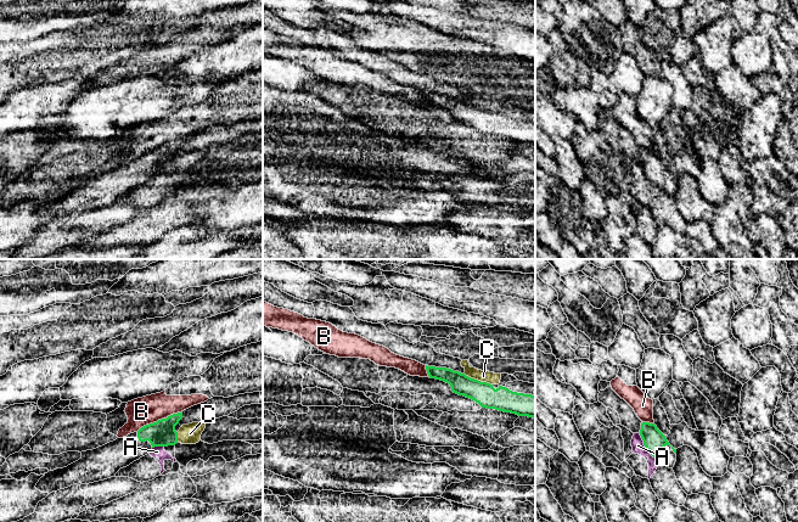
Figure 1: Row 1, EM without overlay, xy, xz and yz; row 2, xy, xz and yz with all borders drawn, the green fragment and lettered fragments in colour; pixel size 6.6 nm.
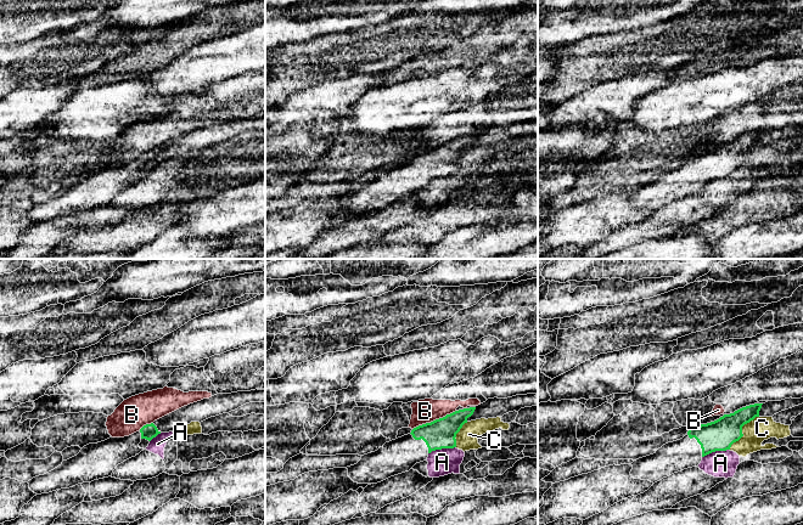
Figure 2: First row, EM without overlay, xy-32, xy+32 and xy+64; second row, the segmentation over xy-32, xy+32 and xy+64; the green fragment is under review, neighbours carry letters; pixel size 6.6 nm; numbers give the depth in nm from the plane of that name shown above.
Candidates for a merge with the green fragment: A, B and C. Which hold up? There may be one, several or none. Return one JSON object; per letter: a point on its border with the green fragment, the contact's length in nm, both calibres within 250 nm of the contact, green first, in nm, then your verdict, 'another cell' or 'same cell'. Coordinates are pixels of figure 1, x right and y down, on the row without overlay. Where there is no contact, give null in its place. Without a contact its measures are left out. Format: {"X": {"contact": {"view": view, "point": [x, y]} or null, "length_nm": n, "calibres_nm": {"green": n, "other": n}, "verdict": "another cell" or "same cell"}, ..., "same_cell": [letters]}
{"A": {"contact": {"view": "yz", "point": [644, 172]}, "length_nm": 200, "calibres_nm": {"green": 140, "other": 80}, "verdict": "another cell"}, "B": {"contact": {"view": "xy", "point": [158, 147]}, "length_nm": 320, "calibres_nm": {"green": 180, "other": 190}, "verdict": "another cell"}, "C": {"contact": {"view": "xz", "point": [477, 107]}, "length_nm": 200, "calibres_nm": {"green": 160, "other": 80}, "verdict": "another cell"}, "same_cell": []}

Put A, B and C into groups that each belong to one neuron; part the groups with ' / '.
A C / B

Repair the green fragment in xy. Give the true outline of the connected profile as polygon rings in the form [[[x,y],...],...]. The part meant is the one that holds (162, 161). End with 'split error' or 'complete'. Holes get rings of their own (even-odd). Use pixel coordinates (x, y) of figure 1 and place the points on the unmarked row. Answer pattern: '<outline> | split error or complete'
[[[182,140],[141,155],[137,159],[117,165],[102,174],[82,179],[82,185],[63,196],[45,201],[35,215],[43,220],[52,220],[73,212],[89,212],[116,204],[116,201],[150,181],[154,174],[168,174],[178,170],[175,153]]] | split error

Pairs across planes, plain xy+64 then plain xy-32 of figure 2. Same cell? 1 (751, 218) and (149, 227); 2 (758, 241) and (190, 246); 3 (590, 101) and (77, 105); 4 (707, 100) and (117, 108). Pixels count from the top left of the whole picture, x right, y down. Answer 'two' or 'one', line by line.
1: one
2: one
3: two
4: one

